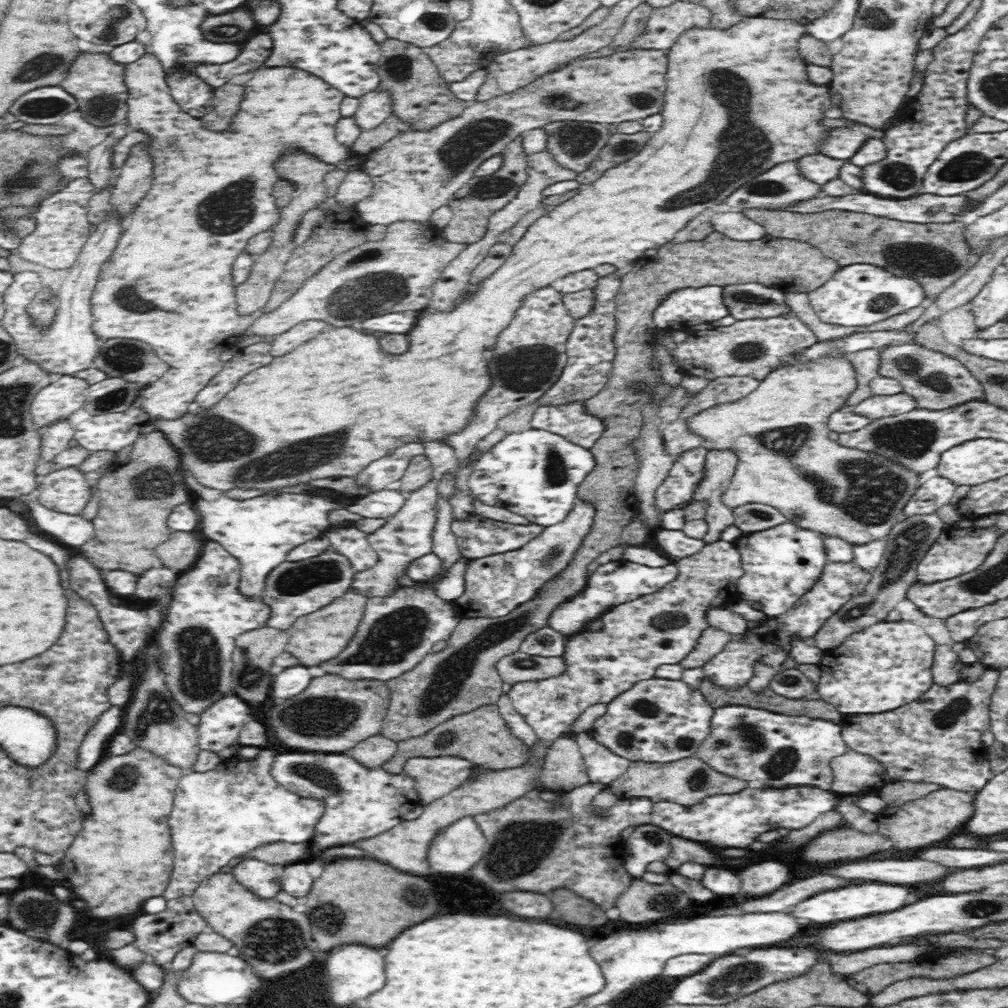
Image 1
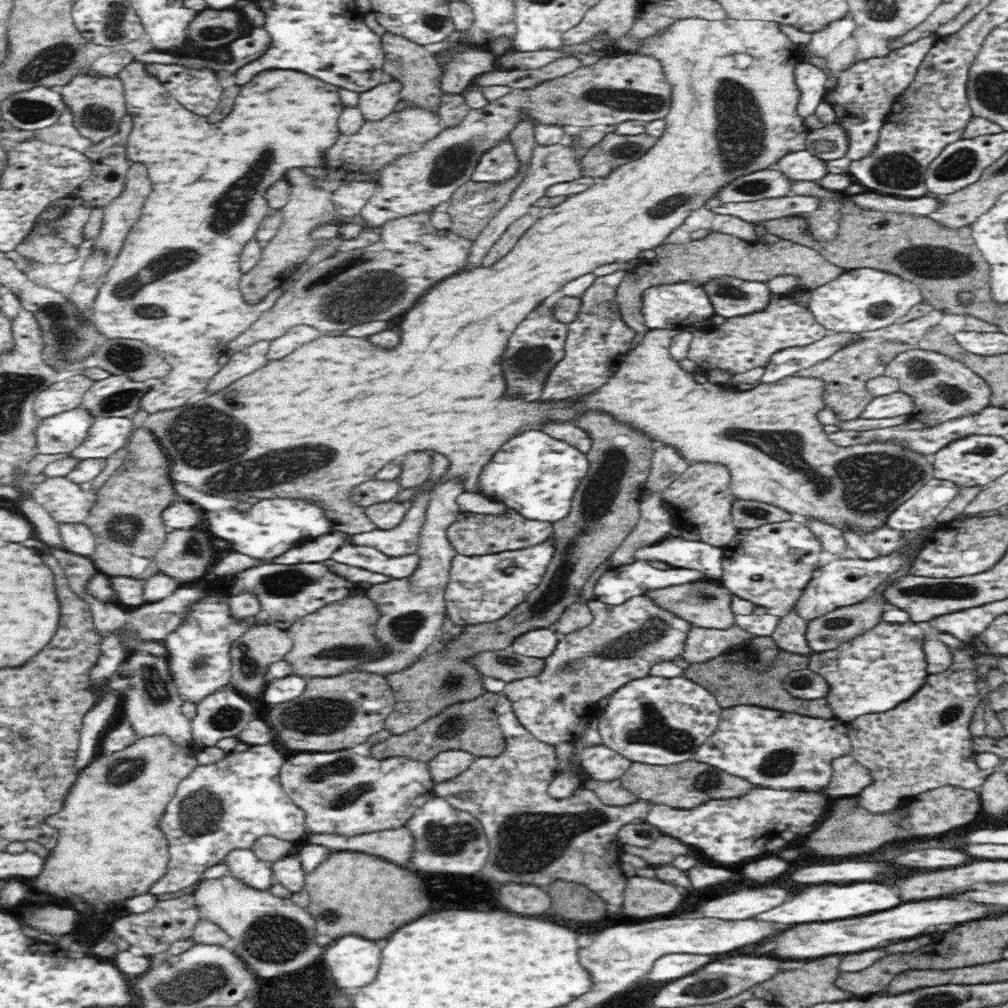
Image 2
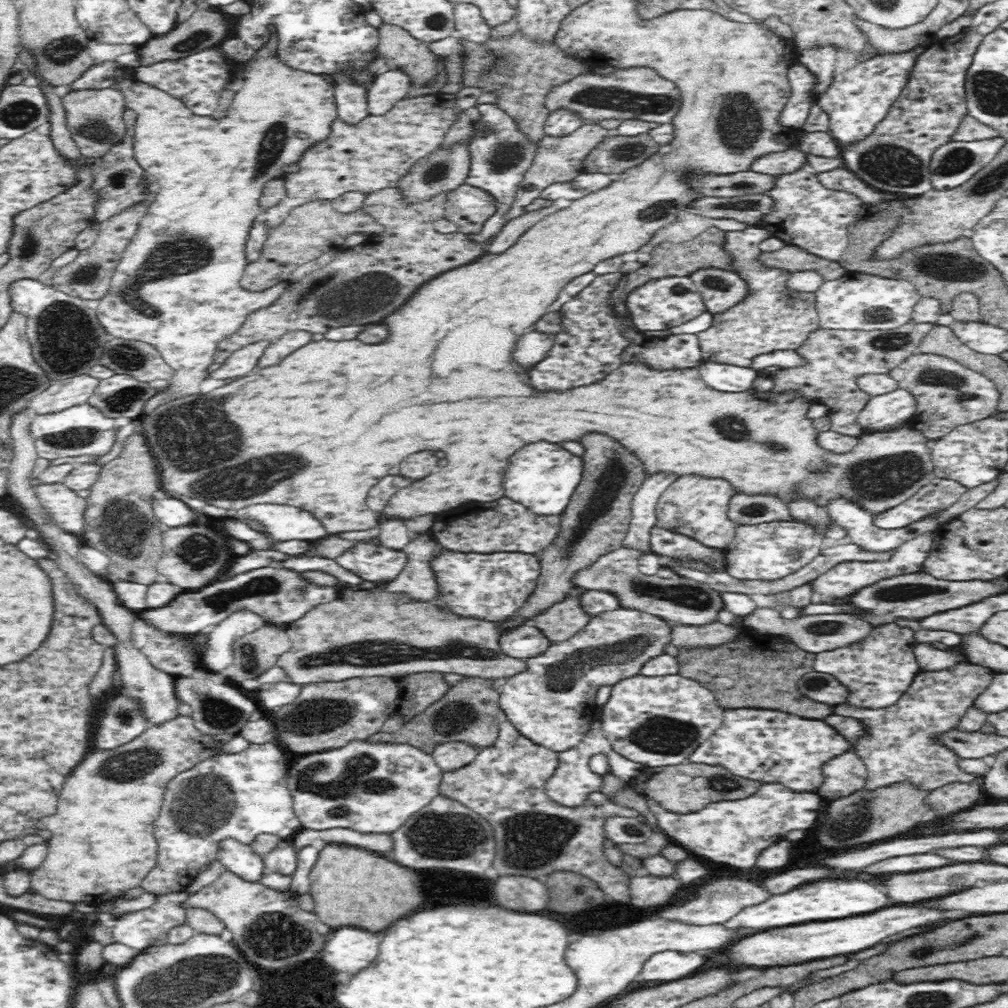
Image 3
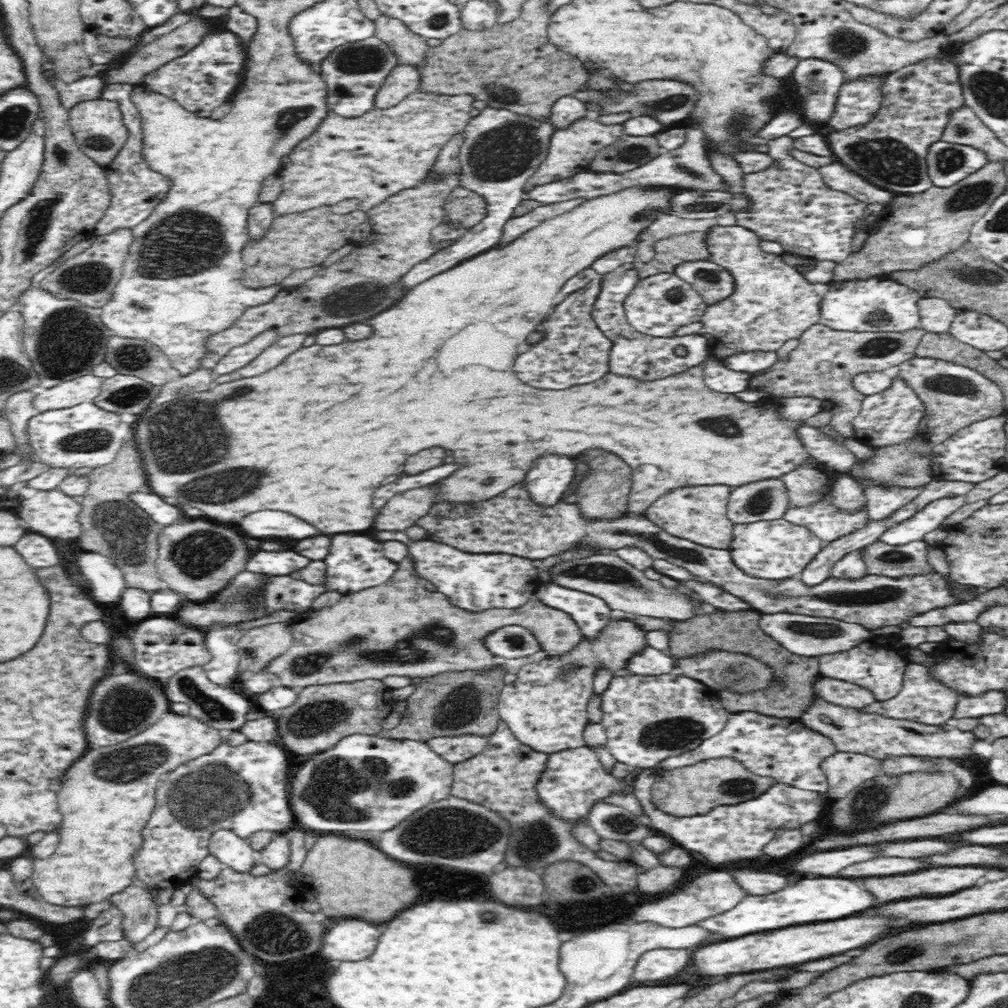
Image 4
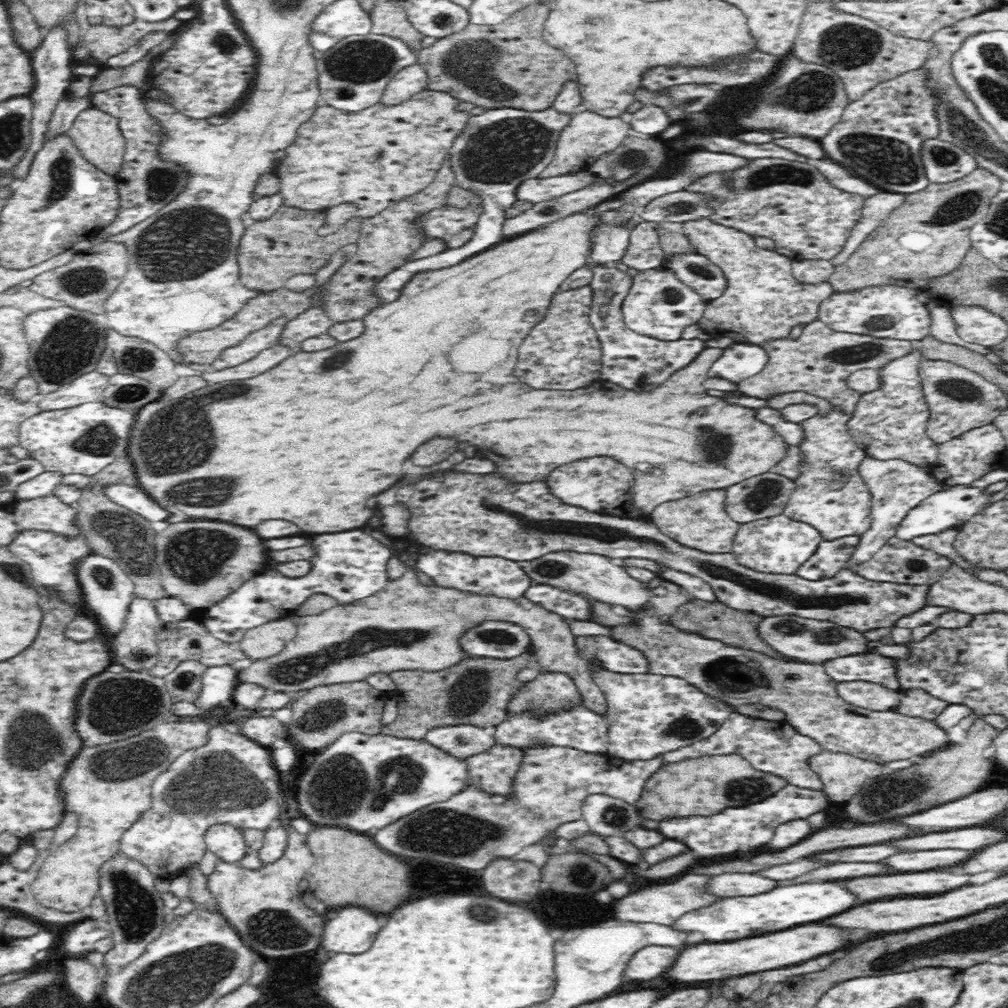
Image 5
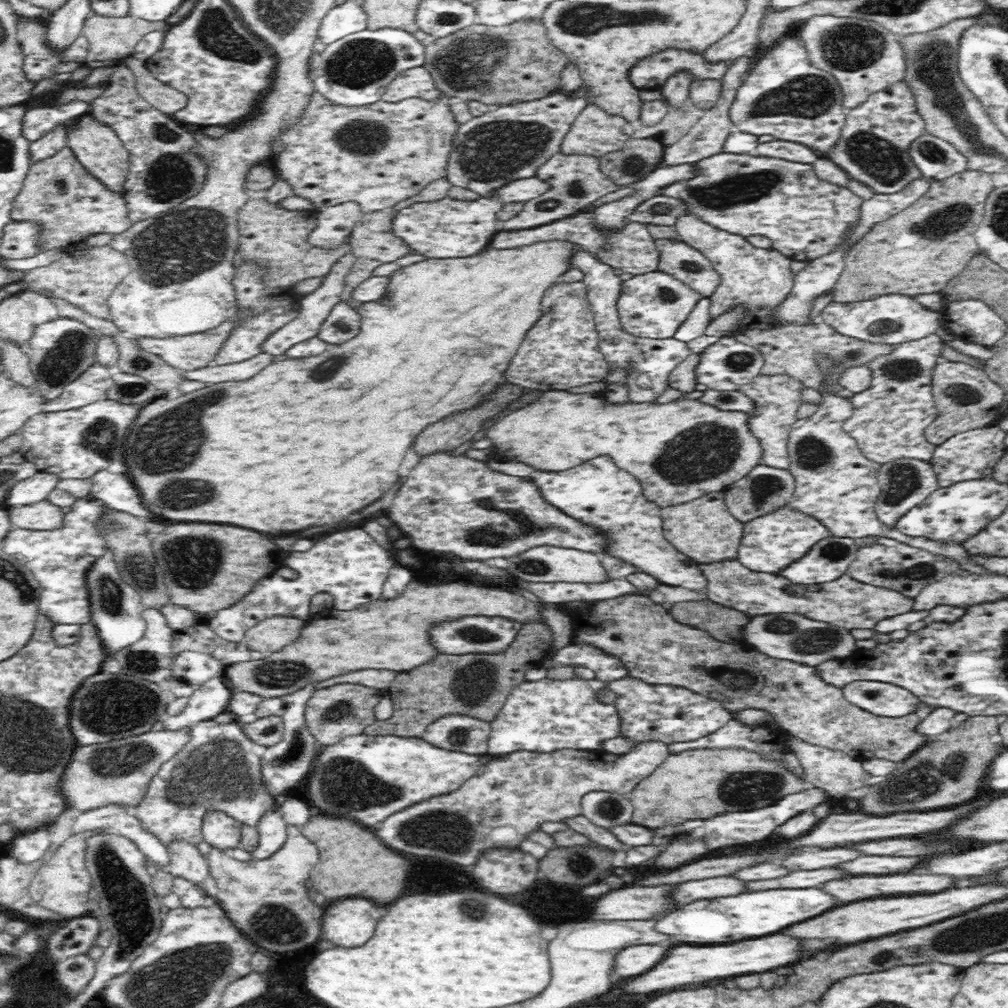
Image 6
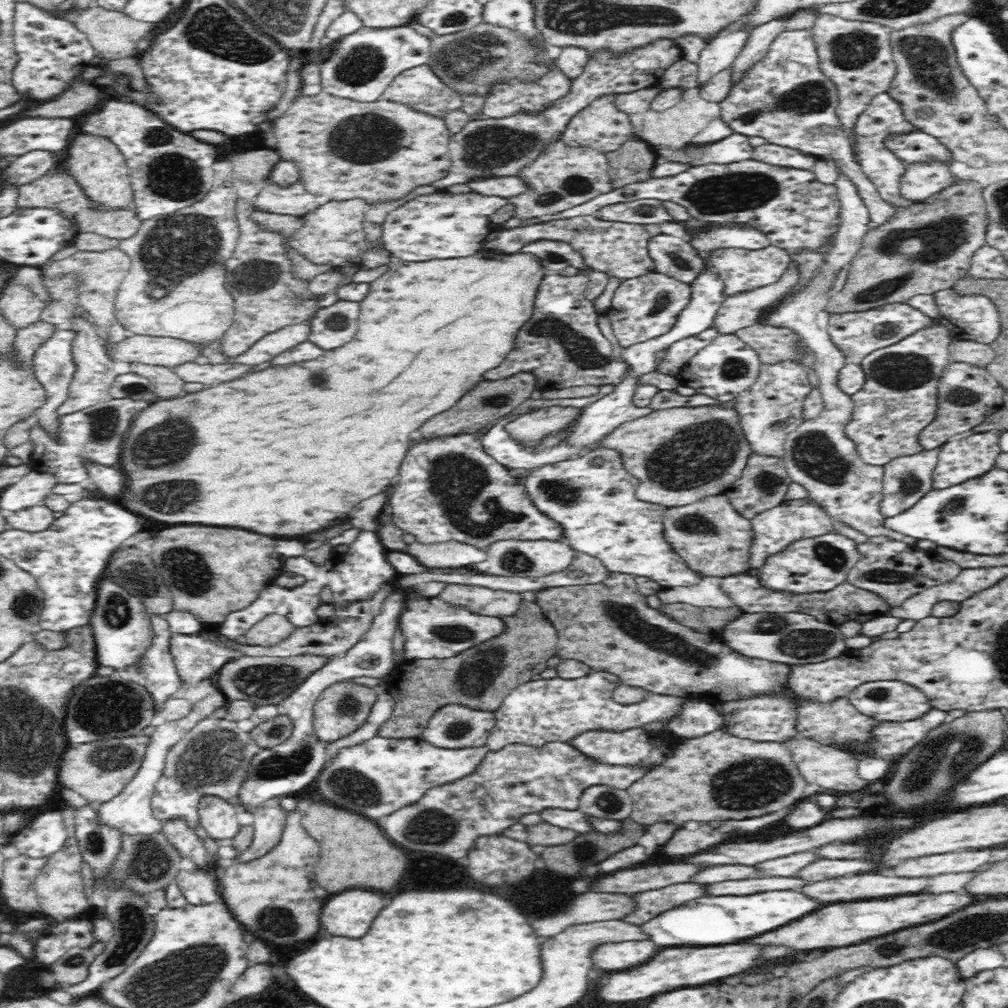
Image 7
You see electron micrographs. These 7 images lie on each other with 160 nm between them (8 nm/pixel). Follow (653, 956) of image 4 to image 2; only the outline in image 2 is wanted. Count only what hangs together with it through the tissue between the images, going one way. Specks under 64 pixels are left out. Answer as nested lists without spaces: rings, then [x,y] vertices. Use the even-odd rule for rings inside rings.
[[[666,954],[652,963],[652,970],[648,972],[648,978],[654,982],[672,982],[676,978],[682,978],[682,976],[688,976],[690,972],[700,970],[706,962],[710,962],[710,956]]]

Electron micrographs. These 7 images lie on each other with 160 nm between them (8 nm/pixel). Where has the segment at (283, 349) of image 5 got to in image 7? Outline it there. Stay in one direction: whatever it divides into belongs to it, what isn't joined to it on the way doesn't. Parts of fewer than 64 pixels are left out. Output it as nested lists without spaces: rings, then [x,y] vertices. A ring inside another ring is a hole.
[[[186,362],[172,368],[174,374],[182,378],[185,383],[200,383],[204,384],[206,388],[218,386],[226,380],[234,380],[242,374],[248,372],[248,366],[240,366],[240,364],[194,364],[194,362]]]

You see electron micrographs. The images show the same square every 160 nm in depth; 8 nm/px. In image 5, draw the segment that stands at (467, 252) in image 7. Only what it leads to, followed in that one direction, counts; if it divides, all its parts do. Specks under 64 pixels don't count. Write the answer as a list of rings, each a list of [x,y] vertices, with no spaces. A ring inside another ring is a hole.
[[[446,204],[416,214],[412,223],[423,234],[424,241],[442,240],[446,250],[456,250],[472,241],[472,236],[476,234],[476,222],[482,212],[482,207],[452,208]]]

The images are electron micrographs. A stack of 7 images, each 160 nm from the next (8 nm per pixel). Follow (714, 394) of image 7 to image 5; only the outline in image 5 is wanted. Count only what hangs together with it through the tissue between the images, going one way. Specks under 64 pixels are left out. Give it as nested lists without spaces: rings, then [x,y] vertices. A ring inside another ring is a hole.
[[[734,343],[723,349],[708,369],[708,378],[722,378],[732,384],[740,384],[746,378],[752,378],[767,363],[768,355],[763,348],[750,343]]]

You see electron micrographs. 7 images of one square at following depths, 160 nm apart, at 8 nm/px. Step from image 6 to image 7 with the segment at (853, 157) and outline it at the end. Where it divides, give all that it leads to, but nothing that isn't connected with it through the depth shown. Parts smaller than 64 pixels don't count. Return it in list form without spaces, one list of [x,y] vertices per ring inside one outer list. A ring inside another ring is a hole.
[[[888,92],[878,94],[868,109],[860,114],[858,122],[856,122],[856,149],[858,149],[858,157],[860,157],[860,167],[864,174],[876,185],[880,196],[897,208],[910,208],[914,202],[904,197],[901,190],[900,177],[904,170],[904,161],[892,154],[885,148],[883,140],[888,133],[905,133],[916,129],[905,120],[901,113],[900,105],[892,101],[892,97]]]

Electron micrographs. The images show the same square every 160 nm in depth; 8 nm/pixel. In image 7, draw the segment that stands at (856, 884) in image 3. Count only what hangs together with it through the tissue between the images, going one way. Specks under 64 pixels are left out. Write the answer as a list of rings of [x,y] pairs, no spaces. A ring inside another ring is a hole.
[[[774,890],[768,894],[750,896],[720,896],[720,898],[696,898],[678,908],[666,910],[646,924],[642,932],[648,934],[650,942],[656,946],[702,946],[702,944],[732,944],[744,938],[752,938],[784,926],[796,918],[806,916],[816,910],[816,902],[808,902],[800,892],[794,890]]]

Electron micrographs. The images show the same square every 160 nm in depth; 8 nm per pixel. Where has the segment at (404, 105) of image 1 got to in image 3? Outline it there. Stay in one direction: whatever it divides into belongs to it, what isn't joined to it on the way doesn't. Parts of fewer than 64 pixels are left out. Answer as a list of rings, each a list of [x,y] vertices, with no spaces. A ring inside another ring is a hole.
[[[380,24],[377,49],[389,69],[400,69],[410,75],[414,85],[432,80],[437,73],[435,55],[426,41],[413,38],[404,28]]]

